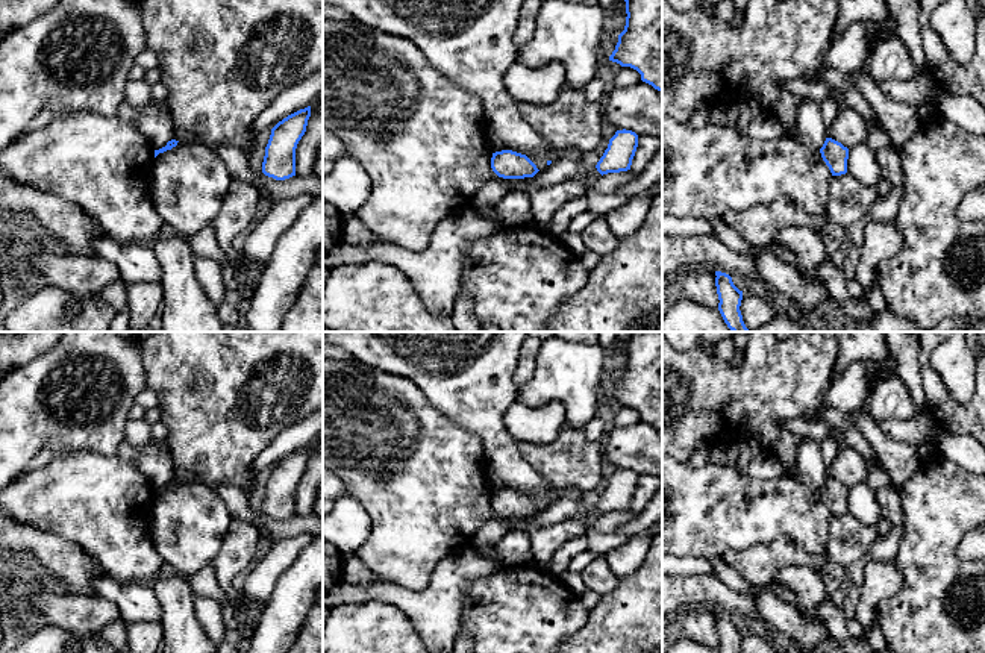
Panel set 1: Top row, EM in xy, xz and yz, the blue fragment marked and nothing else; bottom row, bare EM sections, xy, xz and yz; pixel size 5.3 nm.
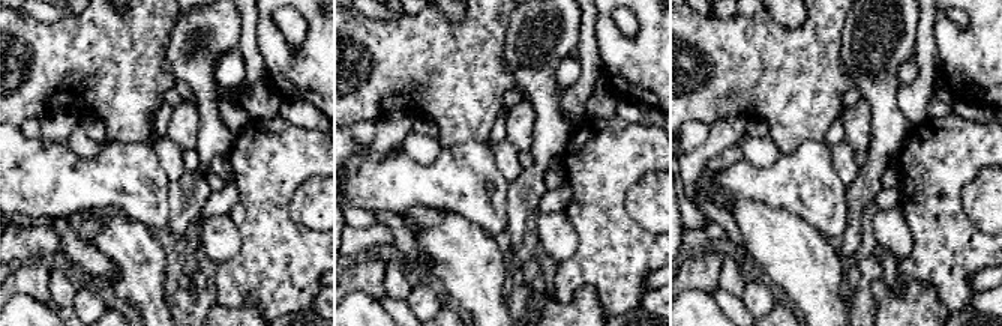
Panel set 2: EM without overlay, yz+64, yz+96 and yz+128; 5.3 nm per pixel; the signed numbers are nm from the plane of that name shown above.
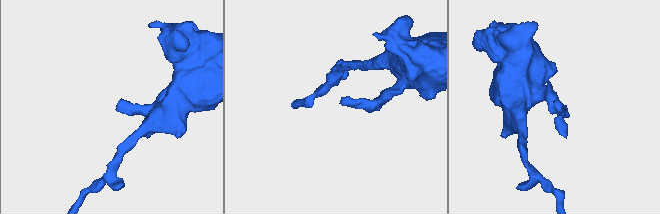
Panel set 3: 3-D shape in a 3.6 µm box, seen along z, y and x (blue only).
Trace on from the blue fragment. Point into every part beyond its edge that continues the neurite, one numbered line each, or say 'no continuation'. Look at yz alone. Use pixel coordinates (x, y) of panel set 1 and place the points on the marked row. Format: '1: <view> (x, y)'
no continuation

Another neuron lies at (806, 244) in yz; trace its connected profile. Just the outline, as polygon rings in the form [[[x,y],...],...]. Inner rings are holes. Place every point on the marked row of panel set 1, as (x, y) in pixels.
[[[788,226],[779,232],[771,244],[790,248],[797,258],[799,274],[809,282],[820,283],[815,271],[824,262],[827,253],[818,232],[808,227]]]

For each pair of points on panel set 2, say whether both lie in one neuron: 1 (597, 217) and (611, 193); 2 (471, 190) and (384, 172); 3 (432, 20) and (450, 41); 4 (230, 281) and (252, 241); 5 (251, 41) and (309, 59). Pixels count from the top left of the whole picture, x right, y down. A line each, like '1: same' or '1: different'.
1: same
2: same
3: same
4: same
5: different

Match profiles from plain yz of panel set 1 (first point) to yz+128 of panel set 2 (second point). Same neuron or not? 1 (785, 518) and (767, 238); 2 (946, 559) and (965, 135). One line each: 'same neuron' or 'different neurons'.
1: different neurons
2: same neuron

